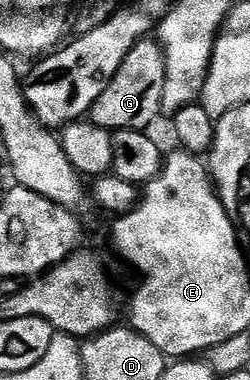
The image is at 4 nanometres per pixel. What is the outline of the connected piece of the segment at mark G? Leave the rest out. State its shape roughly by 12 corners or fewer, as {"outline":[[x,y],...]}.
{"outline":[[136,43],[96,99],[101,129],[149,130],[162,113],[166,53]]}

